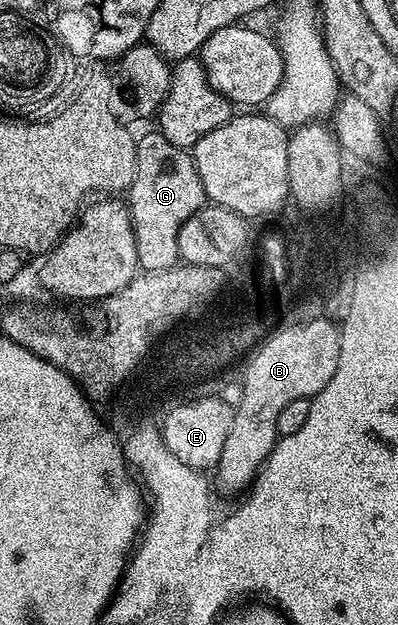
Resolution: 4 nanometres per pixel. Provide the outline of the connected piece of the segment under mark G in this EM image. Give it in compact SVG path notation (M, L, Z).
M159 130L137 140L135 178L127 190L127 207L133 223L137 263L146 272L174 268L179 262L179 230L193 212L206 207L207 197L192 151L167 142Z

